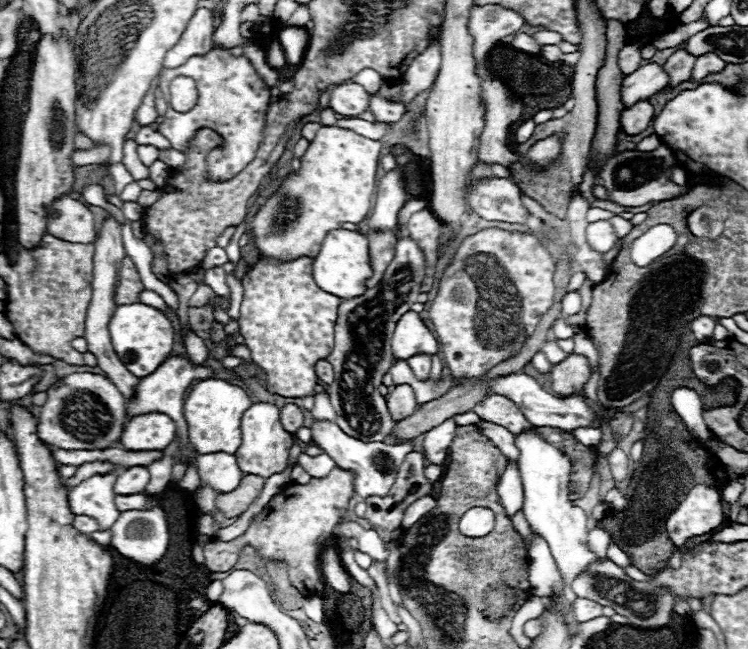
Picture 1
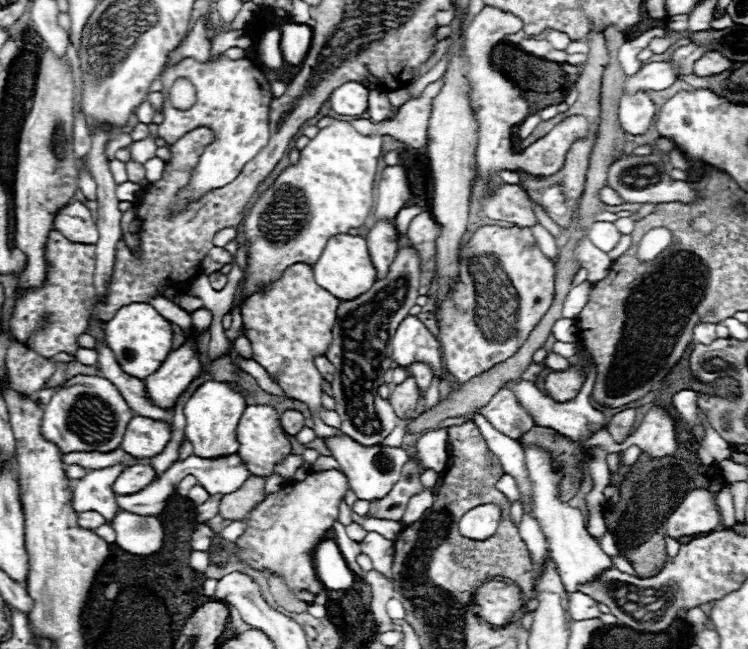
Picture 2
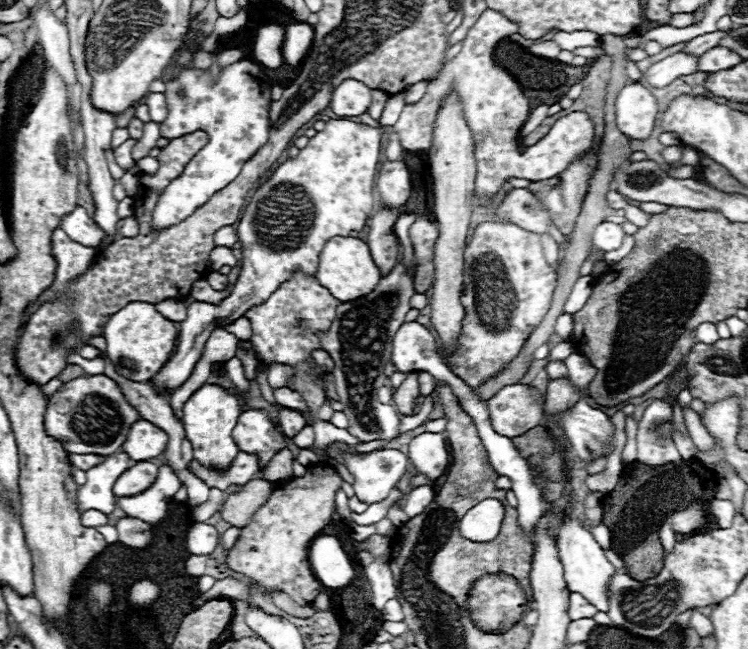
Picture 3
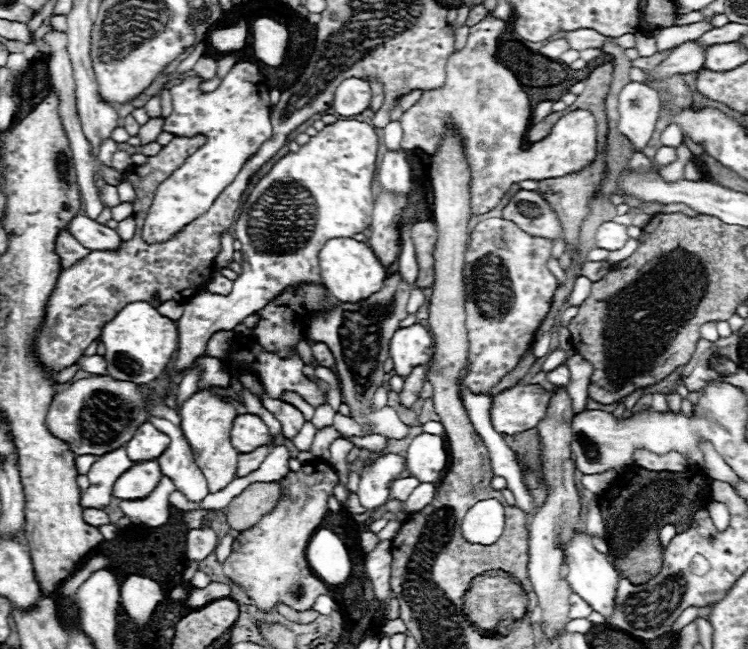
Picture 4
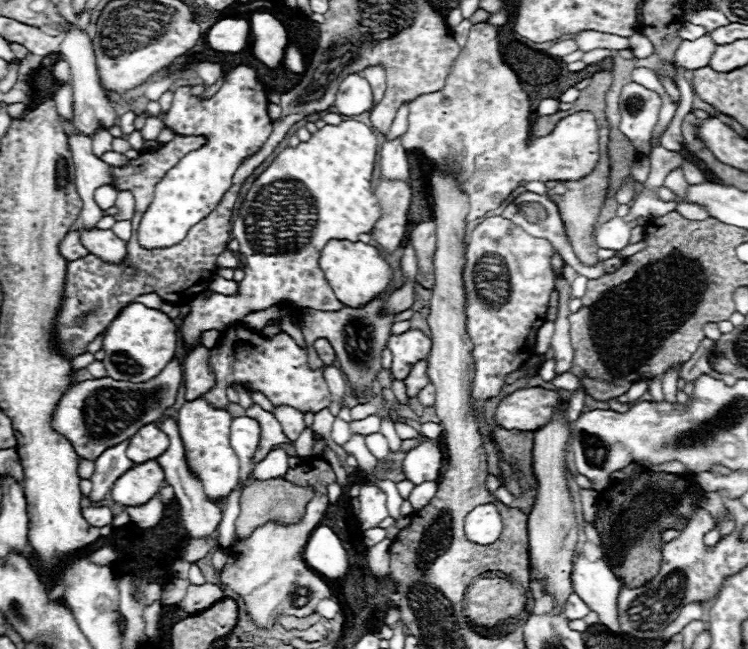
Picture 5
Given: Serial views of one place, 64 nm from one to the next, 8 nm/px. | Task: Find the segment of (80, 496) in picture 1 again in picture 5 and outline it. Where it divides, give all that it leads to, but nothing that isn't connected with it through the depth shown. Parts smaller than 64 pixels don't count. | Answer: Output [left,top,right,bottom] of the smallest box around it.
[88,440,134,500]

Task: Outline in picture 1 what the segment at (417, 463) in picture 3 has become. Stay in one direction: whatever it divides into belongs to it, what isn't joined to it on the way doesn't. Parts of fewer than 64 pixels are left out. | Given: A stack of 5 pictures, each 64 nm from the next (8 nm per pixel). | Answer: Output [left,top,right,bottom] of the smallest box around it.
[422,418,456,466]

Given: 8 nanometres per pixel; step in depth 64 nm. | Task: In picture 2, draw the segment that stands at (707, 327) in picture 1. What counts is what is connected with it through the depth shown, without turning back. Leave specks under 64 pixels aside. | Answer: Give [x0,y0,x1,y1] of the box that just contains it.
[694,322,716,344]

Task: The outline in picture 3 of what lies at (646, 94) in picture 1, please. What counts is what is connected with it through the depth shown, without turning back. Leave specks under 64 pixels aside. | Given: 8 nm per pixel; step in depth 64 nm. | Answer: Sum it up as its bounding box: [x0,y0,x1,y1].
[642,52,698,88]

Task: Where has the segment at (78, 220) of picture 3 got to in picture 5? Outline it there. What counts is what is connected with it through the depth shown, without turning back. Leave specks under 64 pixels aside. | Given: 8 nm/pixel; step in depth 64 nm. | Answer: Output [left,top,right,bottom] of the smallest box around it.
[80,228,126,264]

